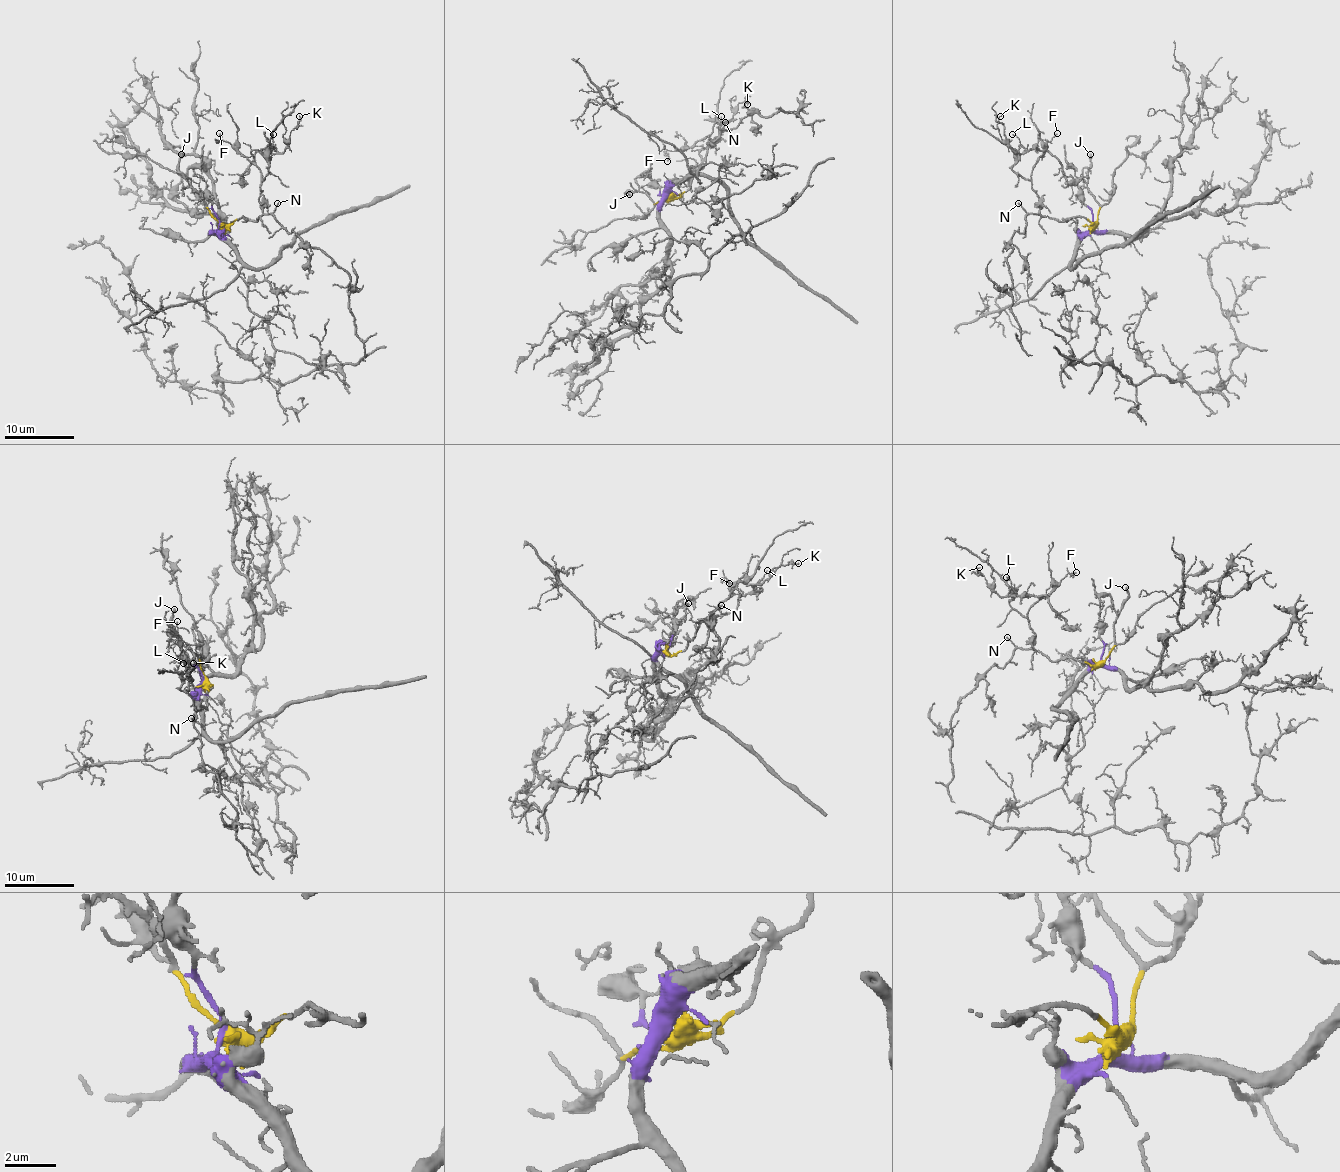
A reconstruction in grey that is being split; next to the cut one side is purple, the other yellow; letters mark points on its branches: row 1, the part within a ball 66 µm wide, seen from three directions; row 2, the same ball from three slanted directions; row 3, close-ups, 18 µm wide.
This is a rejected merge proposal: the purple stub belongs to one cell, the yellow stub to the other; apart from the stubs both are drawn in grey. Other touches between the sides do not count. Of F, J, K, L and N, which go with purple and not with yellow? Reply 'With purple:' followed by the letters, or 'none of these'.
With purple: none of these

